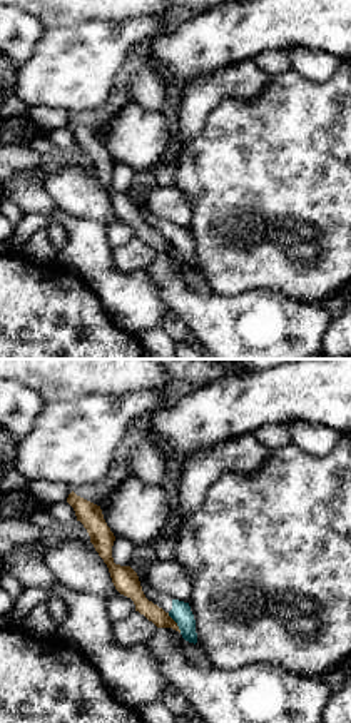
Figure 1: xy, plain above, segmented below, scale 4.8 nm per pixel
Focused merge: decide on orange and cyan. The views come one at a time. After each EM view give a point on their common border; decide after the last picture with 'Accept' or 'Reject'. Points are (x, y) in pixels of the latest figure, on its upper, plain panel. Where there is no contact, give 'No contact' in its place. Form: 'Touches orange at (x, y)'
Touches orange at (176, 249)

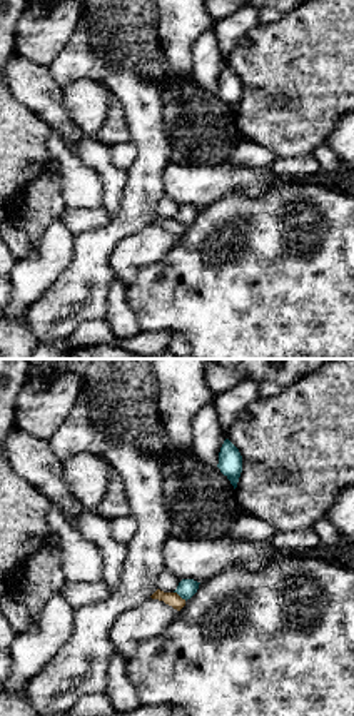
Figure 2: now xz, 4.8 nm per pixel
Touches orange at (179, 222)

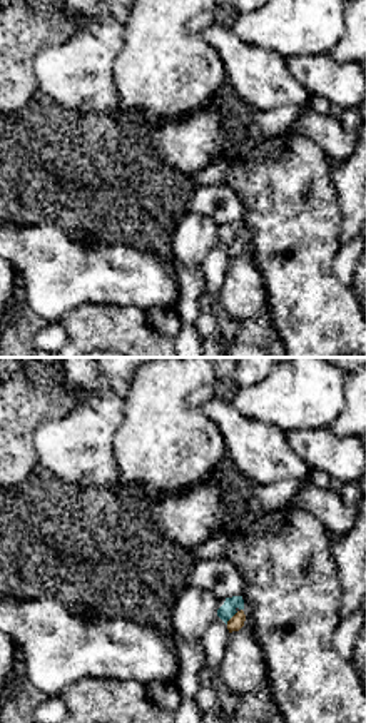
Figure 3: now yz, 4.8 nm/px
Touches orange at (231, 244)

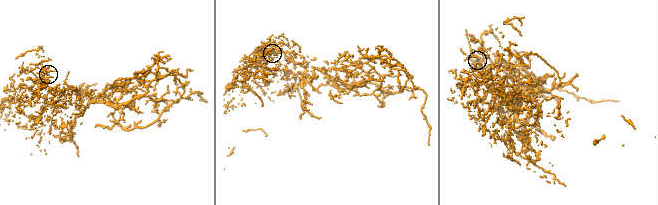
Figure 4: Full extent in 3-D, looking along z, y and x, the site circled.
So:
Reject

